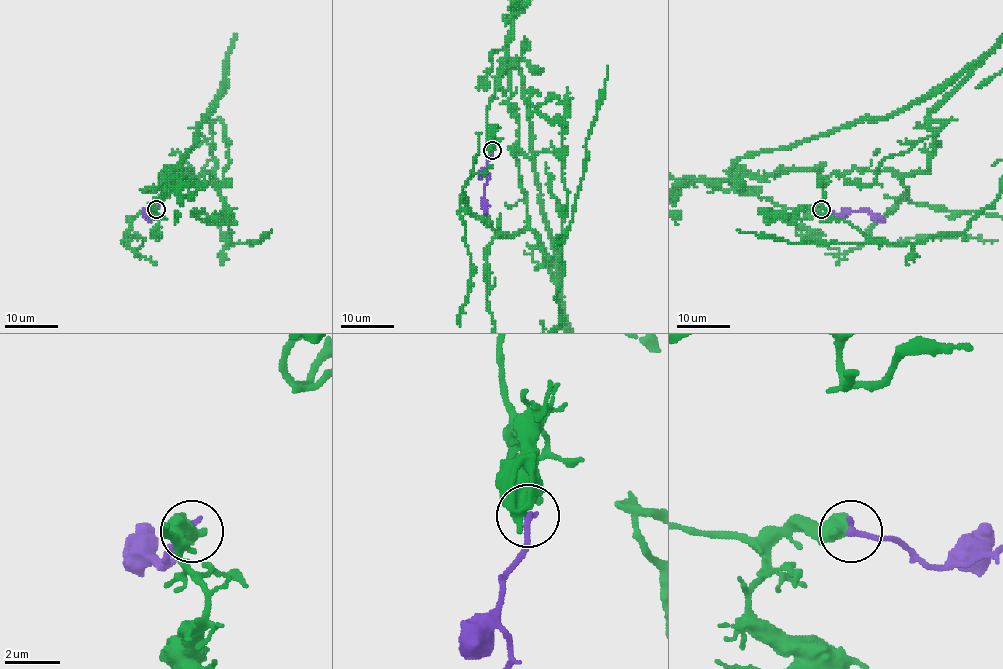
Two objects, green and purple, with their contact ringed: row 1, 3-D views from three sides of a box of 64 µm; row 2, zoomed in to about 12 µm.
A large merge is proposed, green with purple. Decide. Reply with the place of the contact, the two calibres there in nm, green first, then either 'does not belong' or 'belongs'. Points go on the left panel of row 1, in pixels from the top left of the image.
(156, 209) | 650/240 nm | belongs

